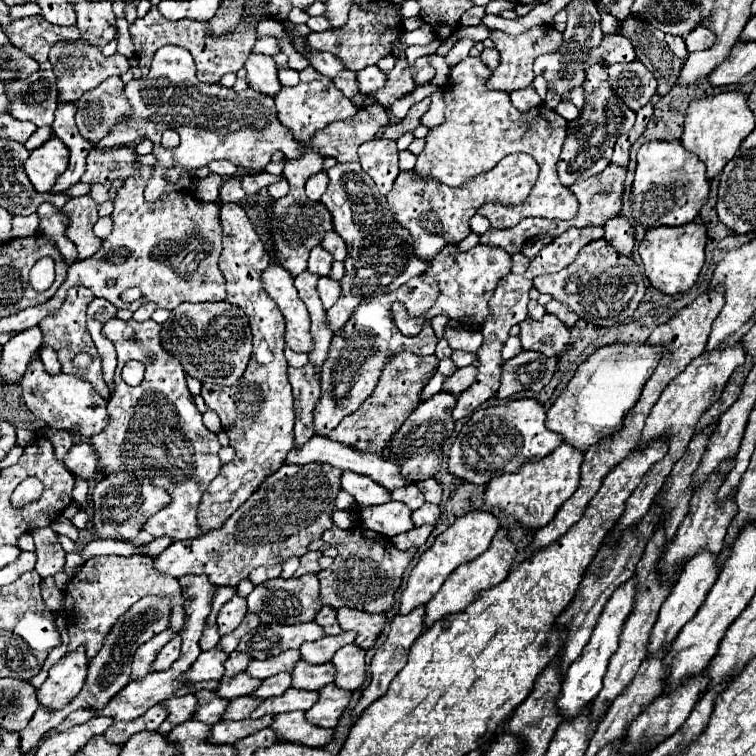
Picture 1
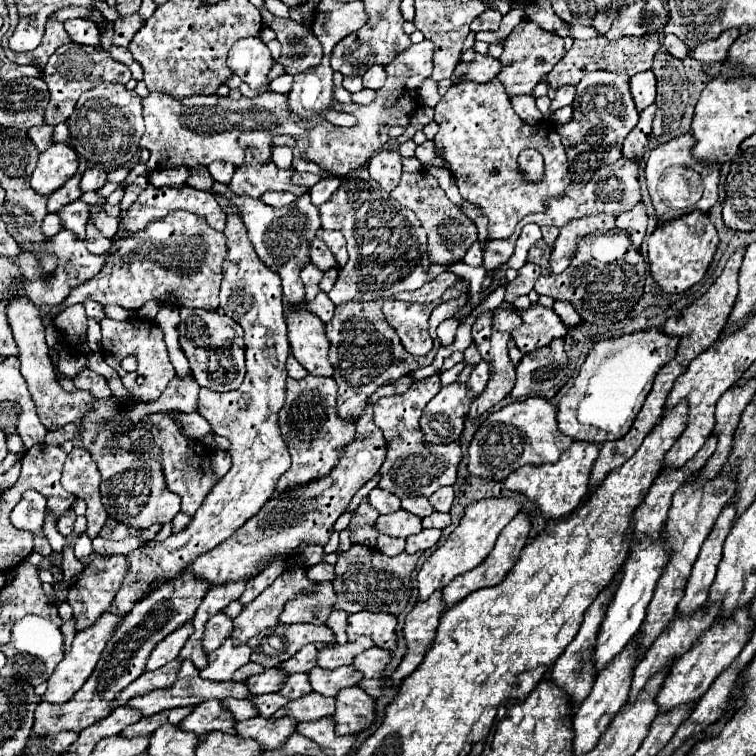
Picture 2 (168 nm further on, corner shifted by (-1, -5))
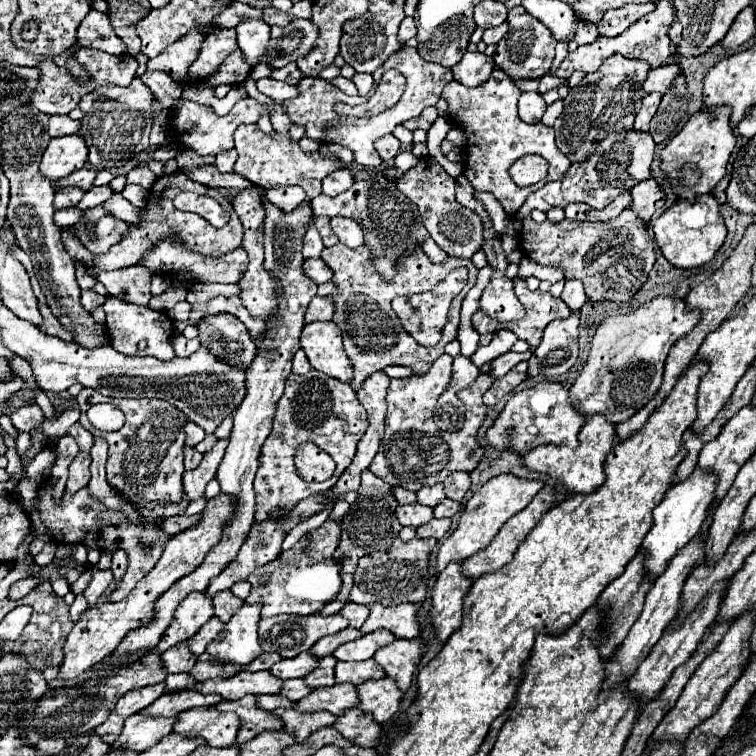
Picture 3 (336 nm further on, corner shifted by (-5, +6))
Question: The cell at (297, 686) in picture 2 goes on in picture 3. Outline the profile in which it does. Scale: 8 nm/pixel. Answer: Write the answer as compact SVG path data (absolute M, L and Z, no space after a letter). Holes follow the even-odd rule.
M324 656L322 664L318 666L318 670L310 672L310 676L306 676L306 684L312 684L312 688L320 688L320 686L334 686L334 668L336 668L336 658L334 656Z

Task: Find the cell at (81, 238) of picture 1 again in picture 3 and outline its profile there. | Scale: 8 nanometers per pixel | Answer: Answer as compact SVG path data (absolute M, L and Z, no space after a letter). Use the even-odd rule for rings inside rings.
M106 214L104 218L100 218L94 226L92 226L92 234L96 236L96 240L90 240L86 230L84 230L84 222L80 222L78 226L78 240L92 252L92 254L104 254L110 250L112 244L118 244L126 234L128 234L128 224L118 220L112 214Z

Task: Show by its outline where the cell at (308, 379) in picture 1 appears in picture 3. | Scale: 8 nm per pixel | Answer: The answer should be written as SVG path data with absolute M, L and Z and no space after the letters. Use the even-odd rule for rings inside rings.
M310 370L304 376L290 374L286 378L286 388L282 398L278 400L272 432L262 444L260 450L260 466L254 478L254 492L256 492L256 512L254 520L262 522L268 520L274 512L290 512L300 500L308 496L326 494L342 476L342 472L350 466L356 444L362 438L362 434L368 428L368 416L364 406L358 402L356 392L342 384L340 380L334 380L318 370ZM302 442L314 442L316 446L322 446L334 460L336 460L336 472L326 482L304 482L298 478L294 468L294 452L298 450L298 444Z

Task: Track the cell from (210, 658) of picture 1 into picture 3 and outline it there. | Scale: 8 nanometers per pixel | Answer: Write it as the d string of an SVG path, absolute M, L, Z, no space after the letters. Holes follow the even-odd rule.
M242 604L226 628L208 644L206 652L222 664L250 664L264 650L258 642L258 620L262 604Z

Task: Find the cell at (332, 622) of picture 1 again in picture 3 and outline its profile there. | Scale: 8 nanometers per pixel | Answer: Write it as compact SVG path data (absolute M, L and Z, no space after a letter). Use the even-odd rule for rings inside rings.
M348 602L348 604L346 604L346 608L342 608L342 612L340 612L340 614L342 614L342 616L346 616L346 618L350 620L350 626L352 626L352 628L360 628L360 626L366 622L366 618L368 618L370 608L368 608L368 606L364 606L364 604Z

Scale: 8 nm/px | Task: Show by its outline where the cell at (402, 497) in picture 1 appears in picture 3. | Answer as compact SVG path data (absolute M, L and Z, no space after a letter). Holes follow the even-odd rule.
M434 484L434 486L428 486L428 488L422 488L416 492L418 494L418 504L424 504L424 506L436 506L440 504L446 494L444 494L444 486L442 484Z

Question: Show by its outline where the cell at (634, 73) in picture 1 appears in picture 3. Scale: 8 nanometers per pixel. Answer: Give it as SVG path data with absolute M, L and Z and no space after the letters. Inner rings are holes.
M662 66L662 68L652 68L650 70L650 76L646 78L644 82L644 90L646 92L660 92L660 94L666 94L672 84L674 84L674 78L680 76L682 70L680 66Z

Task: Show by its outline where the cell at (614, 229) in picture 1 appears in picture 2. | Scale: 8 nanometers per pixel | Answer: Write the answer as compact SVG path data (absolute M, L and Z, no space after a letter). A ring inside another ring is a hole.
M638 203L632 211L620 213L616 217L616 229L626 231L630 235L630 241L632 241L634 249L640 249L642 237L646 233L646 223L648 223L648 215L646 215L646 209L644 209L642 203Z

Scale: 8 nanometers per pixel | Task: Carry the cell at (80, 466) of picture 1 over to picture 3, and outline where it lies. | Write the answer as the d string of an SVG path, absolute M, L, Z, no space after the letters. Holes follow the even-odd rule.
M80 422L72 424L70 430L68 430L68 434L78 442L78 446L80 446L82 452L88 452L90 450L90 444L94 444L94 436Z

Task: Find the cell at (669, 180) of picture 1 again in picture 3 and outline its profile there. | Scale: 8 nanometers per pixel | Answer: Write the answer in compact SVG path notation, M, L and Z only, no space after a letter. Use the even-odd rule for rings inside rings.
M720 106L720 108L702 108L700 112L696 112L686 124L684 128L664 146L660 158L662 158L662 170L668 174L672 170L672 166L692 166L696 168L696 172L700 174L700 194L708 194L712 192L712 188L722 180L722 176L726 174L726 164L728 158L736 146L736 130L730 124L730 108L728 106Z

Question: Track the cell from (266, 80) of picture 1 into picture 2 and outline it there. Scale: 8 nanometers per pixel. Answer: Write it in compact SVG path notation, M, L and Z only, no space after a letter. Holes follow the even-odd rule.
M260 37L254 39L240 39L232 45L228 53L228 67L250 85L250 89L264 89L268 87L268 73L272 69L274 61L270 57L268 47L260 41Z

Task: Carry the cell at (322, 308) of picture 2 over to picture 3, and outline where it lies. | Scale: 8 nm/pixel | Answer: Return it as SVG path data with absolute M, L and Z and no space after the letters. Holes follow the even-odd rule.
M316 296L312 298L306 314L304 314L304 322L310 324L310 322L318 322L318 320L332 320L332 314L334 314L334 304L330 304L330 300L326 296Z

